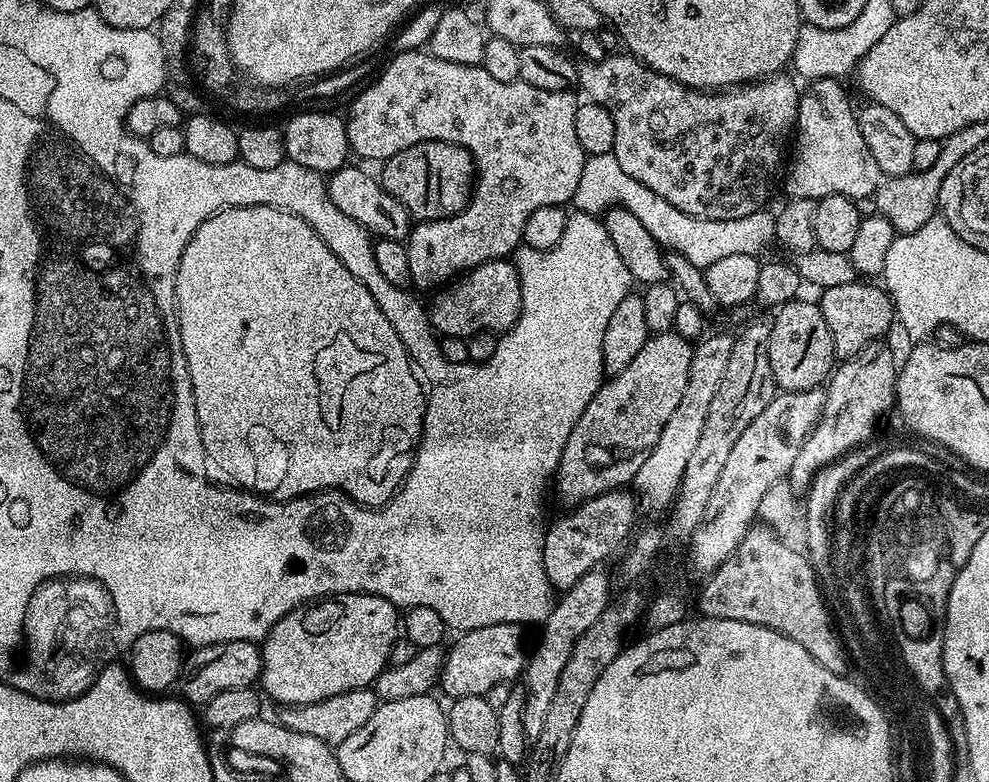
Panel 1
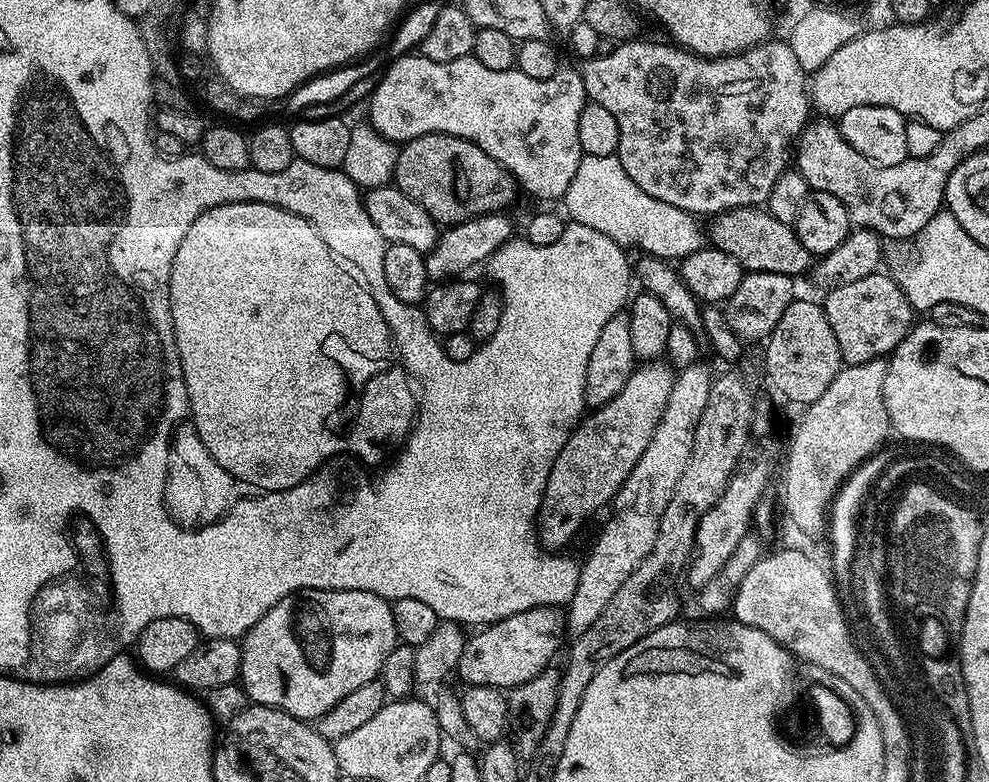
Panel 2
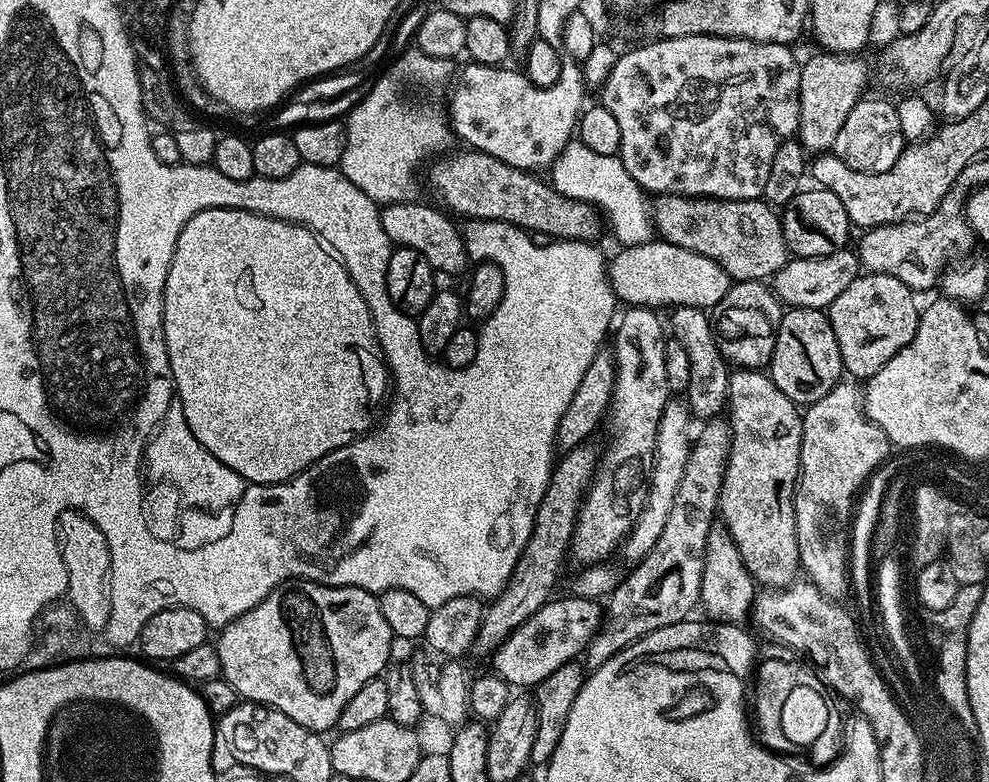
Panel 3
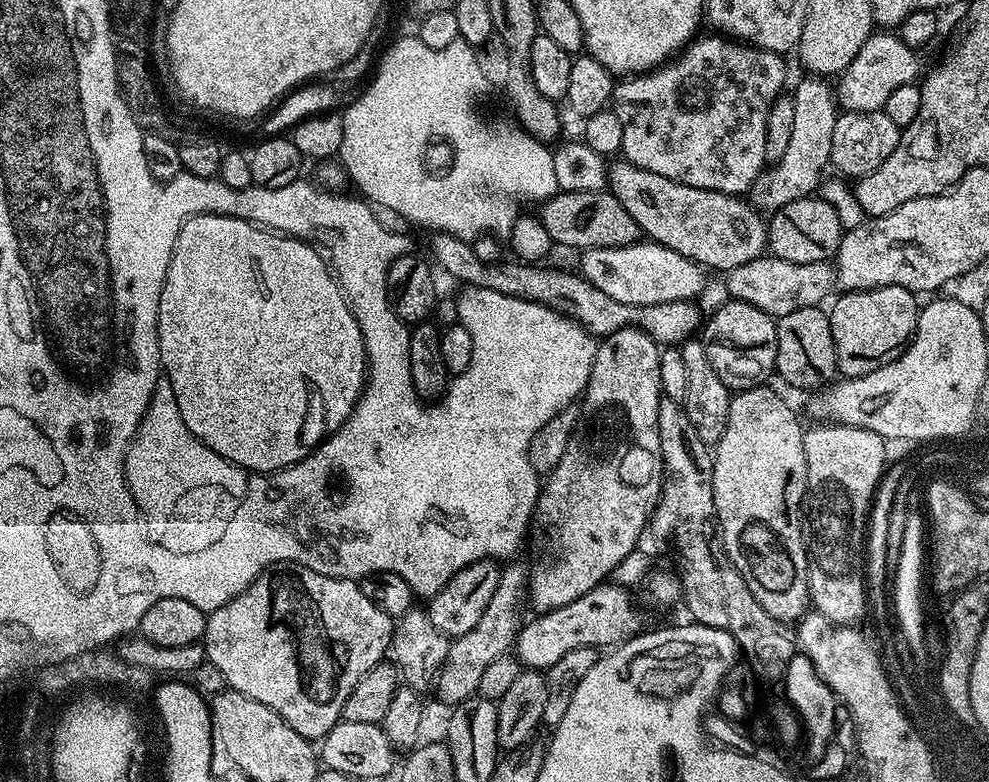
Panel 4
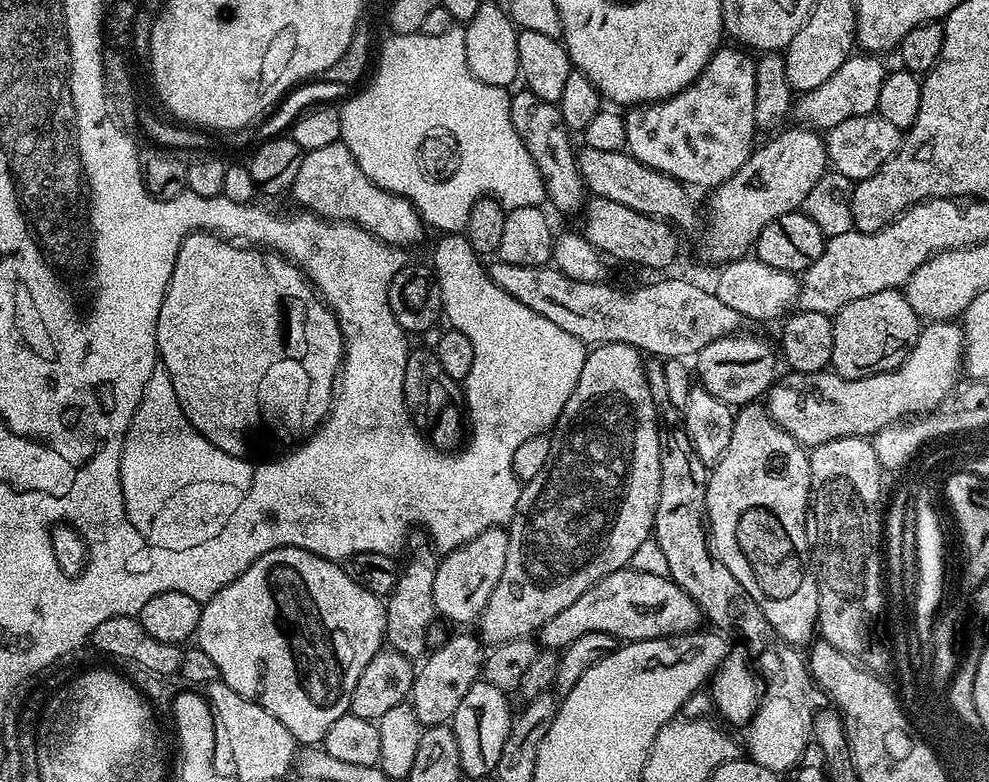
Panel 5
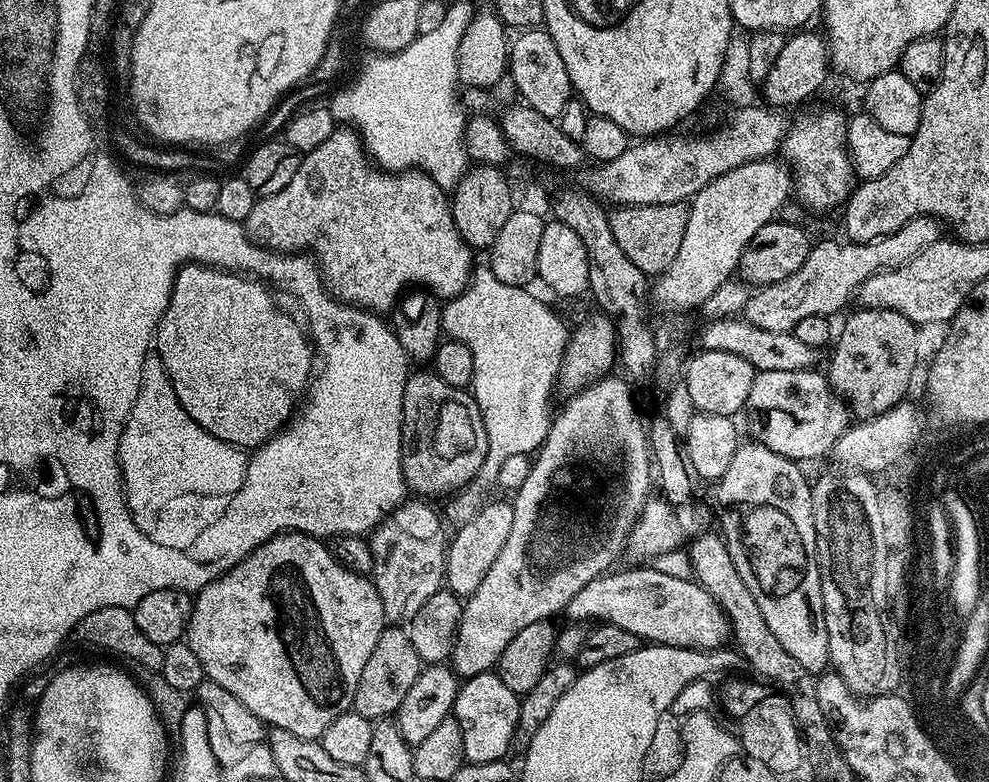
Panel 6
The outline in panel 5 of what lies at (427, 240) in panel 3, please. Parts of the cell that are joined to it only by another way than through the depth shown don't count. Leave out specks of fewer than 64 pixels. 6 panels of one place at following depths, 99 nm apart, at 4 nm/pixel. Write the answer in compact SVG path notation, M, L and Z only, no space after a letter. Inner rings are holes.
M497 259L495 263L487 265L488 274L494 283L510 294L510 298L522 302L522 306L530 306L534 314L550 318L550 322L554 322L558 330L574 334L574 338L578 338L585 346L628 344L661 361L679 360L695 358L702 346L741 331L742 317L738 311L726 306L726 302L722 302L712 290L699 288L688 280L656 280L653 284L644 284L641 288L634 289L633 292L618 292L600 280L575 281L555 266L514 266L501 259Z

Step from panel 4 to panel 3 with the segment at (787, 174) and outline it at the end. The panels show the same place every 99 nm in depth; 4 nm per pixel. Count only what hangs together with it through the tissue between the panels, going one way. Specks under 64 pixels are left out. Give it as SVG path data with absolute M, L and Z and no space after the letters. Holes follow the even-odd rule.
M817 51L817 56L806 59L800 66L800 130L798 139L801 148L808 154L824 154L834 146L834 138L838 138L838 130L842 130L842 122L846 122L846 114L854 110L854 106L865 95L864 87L868 84L868 64L860 54L837 54L835 52Z

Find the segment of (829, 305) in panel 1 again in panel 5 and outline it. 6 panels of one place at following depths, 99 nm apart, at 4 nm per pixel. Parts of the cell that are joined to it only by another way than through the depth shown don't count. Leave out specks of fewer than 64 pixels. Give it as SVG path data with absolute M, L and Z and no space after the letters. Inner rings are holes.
M899 288L878 290L878 294L866 294L835 313L832 321L831 371L847 380L877 376L879 372L894 370L912 353L918 342L922 321L910 306Z

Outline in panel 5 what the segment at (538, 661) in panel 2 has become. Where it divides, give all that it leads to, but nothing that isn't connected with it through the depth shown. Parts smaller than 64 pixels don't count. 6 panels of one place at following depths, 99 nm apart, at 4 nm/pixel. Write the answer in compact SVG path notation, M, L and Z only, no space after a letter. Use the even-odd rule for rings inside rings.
M631 566L619 568L616 572L606 574L582 598L577 598L566 606L566 610L561 610L559 614L554 614L550 622L546 622L539 630L538 640L545 649L562 650L574 638L582 638L582 634L591 632L601 632L616 637L620 642L631 642L634 640L661 640L667 636L678 636L682 632L695 632L701 627L702 613L699 606L668 576L658 574L646 574L645 572L635 572Z

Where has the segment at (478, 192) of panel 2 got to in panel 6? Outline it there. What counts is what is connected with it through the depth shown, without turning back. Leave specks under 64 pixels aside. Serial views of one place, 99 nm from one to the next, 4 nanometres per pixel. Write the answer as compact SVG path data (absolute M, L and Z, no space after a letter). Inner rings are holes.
M683 203L625 204L613 207L608 221L622 254L626 254L626 258L630 258L630 262L634 262L645 276L655 278L666 271L674 258L678 258L682 238L686 238L688 213L689 209Z

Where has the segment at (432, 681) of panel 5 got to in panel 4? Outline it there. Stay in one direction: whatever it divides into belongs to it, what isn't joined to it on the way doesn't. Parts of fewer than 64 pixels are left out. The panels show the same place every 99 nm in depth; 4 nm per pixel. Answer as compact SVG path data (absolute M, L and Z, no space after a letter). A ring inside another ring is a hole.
M516 562L503 565L498 590L494 598L490 598L490 606L486 606L486 614L482 614L478 626L474 626L474 630L466 630L466 634L451 641L448 657L445 658L434 683L435 695L450 705L461 704L462 701L477 695L486 666L490 666L494 658L509 655L510 649L515 645L516 635L522 627L520 607L526 604L528 595L529 569L525 565L523 568L520 564L512 563Z

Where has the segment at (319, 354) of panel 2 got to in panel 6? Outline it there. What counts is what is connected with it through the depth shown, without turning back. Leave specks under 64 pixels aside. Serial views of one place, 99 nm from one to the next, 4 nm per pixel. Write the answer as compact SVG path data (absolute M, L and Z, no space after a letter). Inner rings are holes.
M187 263L176 273L176 280L172 283L170 302L162 314L159 324L156 325L154 337L154 351L160 356L164 363L166 374L173 383L174 392L178 394L178 401L185 408L187 414L194 418L194 422L202 426L203 430L209 431L215 438L220 438L236 448L255 450L264 444L272 436L275 436L281 428L285 427L293 419L294 409L301 399L302 393L309 387L312 372L312 360L314 364L314 348L306 335L305 329L296 325L292 316L287 316L282 309L276 305L272 297L273 289L267 283L239 272L225 272L223 268L213 268L207 264Z

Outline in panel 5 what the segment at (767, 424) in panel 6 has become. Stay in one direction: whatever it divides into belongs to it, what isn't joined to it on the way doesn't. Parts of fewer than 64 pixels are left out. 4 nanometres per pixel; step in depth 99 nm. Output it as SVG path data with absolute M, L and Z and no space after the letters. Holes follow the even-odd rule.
M928 322L921 327L918 342L912 347L912 353L904 359L903 362L894 370L889 372L879 372L877 376L867 376L866 378L858 378L857 380L847 380L842 378L837 372L825 370L822 372L794 372L789 371L788 377L781 379L772 385L766 393L766 411L772 417L772 421L777 424L783 432L788 432L794 439L803 444L805 449L811 450L819 446L819 444L830 442L834 439L842 439L843 436L860 436L871 437L873 432L890 426L891 424L903 421L905 418L911 417L913 414L923 414L937 408L939 404L952 395L958 381L962 376L962 365L964 362L964 329L956 322Z

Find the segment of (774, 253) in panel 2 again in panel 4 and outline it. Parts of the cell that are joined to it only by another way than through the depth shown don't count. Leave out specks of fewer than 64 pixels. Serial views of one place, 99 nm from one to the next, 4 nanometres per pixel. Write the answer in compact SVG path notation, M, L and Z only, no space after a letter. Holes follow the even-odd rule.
M620 158L607 165L607 187L622 202L622 206L638 222L641 233L649 241L656 241L670 250L677 251L704 270L713 268L716 272L727 274L738 266L765 255L768 246L768 225L765 217L753 208L747 199L728 196L718 190L702 190L698 186L686 186L674 182L674 178L662 178L662 174L650 174Z

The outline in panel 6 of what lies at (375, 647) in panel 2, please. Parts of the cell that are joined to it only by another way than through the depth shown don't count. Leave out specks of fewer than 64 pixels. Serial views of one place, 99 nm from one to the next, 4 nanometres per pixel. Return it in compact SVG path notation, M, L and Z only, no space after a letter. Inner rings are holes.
M279 532L274 538L262 542L262 546L258 546L249 556L242 558L242 562L238 562L229 572L223 572L214 582L210 582L195 593L186 642L190 650L198 654L198 662L202 662L205 677L218 682L218 686L225 690L230 690L230 694L234 694L234 698L238 698L238 702L242 702L242 706L246 706L246 710L250 710L259 720L263 720L265 725L290 730L290 734L298 734L298 738L319 740L324 735L326 726L334 722L334 718L352 708L358 678L362 678L362 670L385 627L382 600L368 576L359 576L346 570L346 566L338 563L332 555L331 547L323 539L308 536L304 532Z

